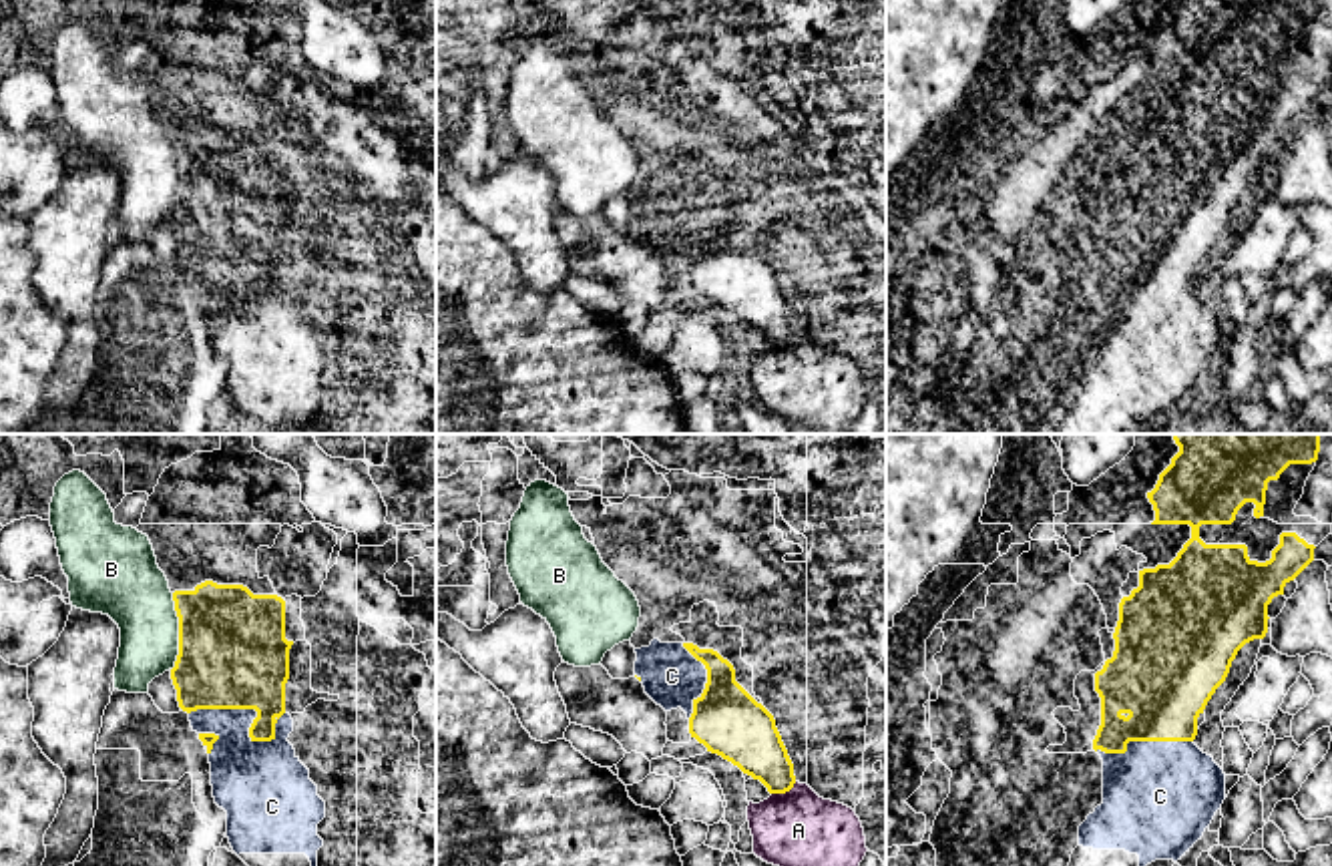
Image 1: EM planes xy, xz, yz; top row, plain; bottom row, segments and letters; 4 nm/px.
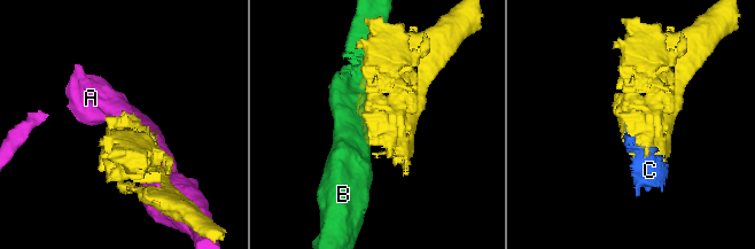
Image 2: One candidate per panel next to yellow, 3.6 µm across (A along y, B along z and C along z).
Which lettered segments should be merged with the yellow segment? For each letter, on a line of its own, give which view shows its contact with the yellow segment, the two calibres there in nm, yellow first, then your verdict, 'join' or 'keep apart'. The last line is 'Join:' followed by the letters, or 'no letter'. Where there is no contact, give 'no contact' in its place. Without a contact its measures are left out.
A: xz | 240/320 nm | keep apart
B: xy | 440/280 nm | keep apart
C: xy | 420/280 nm | join
Join: C

